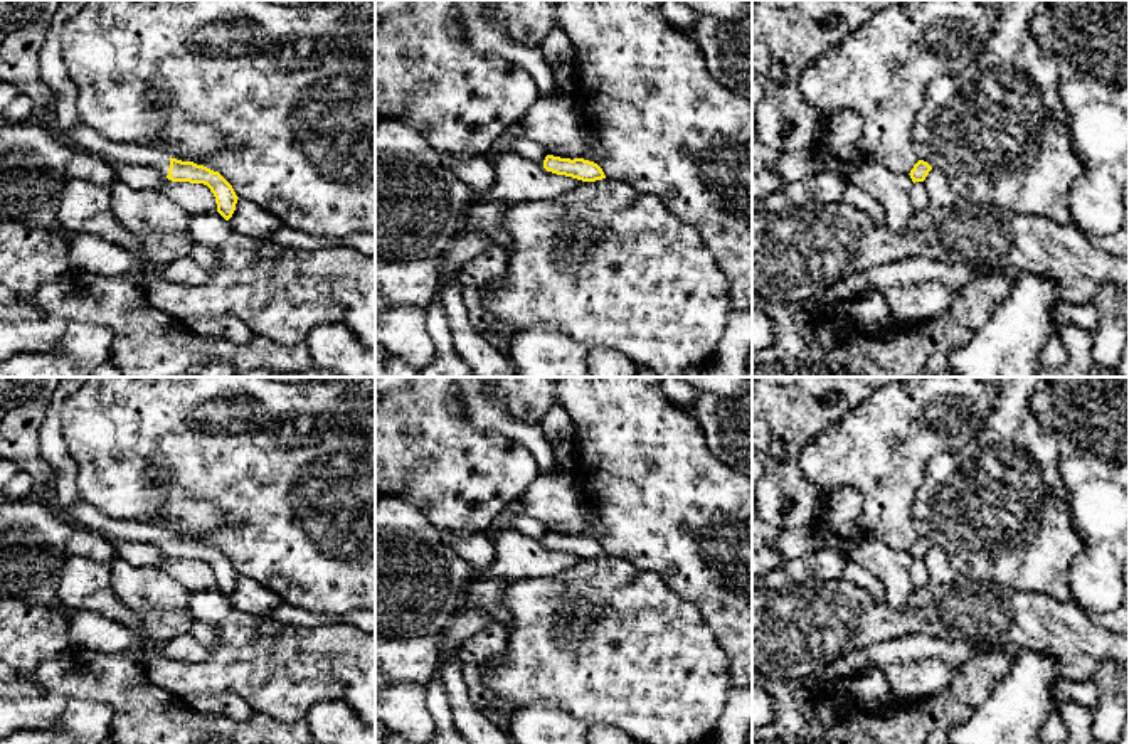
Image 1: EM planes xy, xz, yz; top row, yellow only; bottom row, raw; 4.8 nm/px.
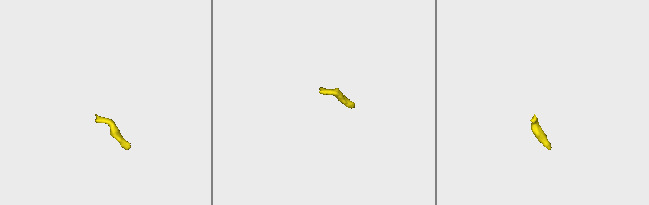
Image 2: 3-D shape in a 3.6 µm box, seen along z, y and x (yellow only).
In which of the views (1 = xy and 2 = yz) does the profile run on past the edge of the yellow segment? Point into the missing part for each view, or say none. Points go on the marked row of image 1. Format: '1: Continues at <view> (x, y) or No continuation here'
1: Continues at xy (79, 135)
2: No continuation here

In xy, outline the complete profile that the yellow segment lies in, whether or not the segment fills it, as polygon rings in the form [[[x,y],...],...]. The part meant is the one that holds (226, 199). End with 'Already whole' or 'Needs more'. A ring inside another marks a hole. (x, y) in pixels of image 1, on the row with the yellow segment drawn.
[[[79,121],[67,130],[66,140],[81,150],[99,155],[106,162],[126,162],[153,167],[172,182],[204,183],[215,197],[217,212],[229,221],[236,210],[237,195],[232,185],[219,173],[193,162],[182,162],[165,151],[136,143],[111,141]]]. Needs more

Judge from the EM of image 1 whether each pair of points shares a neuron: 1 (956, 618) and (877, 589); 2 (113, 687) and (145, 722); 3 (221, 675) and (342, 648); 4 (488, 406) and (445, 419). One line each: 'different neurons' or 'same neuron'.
1: different neurons
2: same neuron
3: same neuron
4: different neurons

